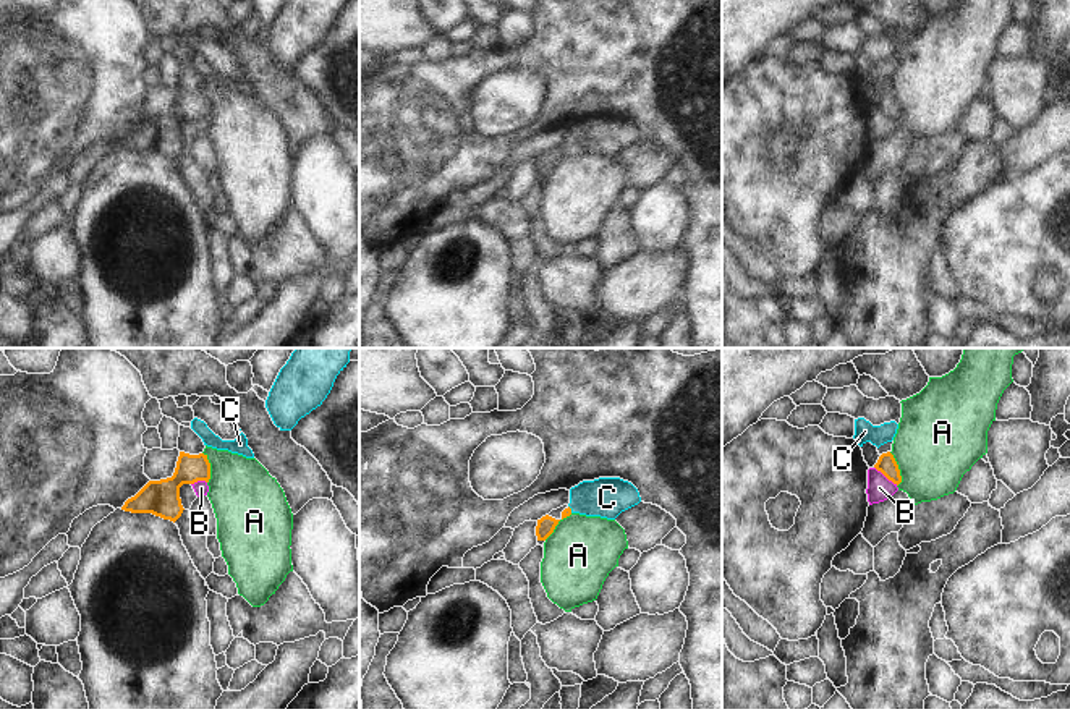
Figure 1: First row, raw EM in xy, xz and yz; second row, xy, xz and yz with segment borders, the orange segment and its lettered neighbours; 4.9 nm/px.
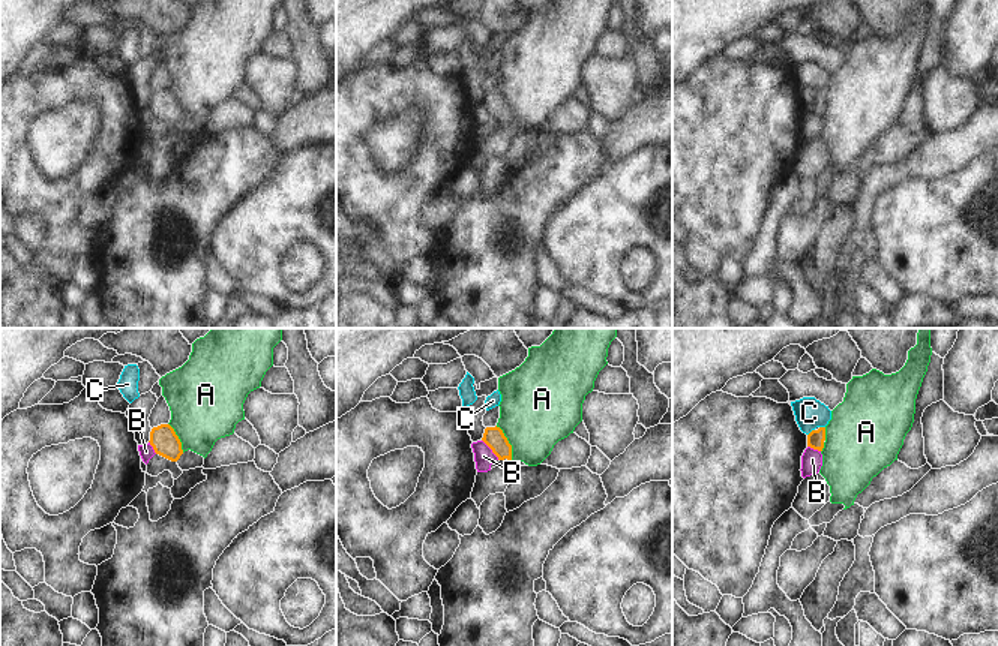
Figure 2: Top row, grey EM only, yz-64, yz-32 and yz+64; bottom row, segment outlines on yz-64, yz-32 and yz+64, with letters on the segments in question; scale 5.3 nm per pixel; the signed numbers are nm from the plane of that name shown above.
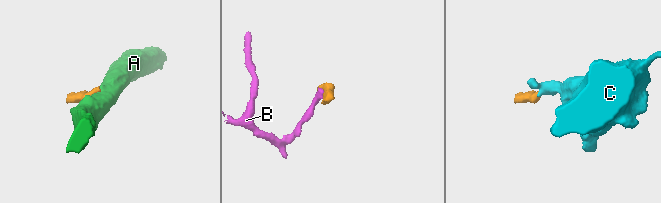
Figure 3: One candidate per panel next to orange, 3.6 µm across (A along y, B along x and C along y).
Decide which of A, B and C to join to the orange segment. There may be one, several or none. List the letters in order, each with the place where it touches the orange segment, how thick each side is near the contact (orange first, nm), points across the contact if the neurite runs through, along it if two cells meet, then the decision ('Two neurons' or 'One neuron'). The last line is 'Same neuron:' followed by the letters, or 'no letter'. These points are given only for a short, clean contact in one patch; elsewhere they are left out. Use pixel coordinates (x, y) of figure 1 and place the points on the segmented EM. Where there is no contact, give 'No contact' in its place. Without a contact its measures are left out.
A: Touches orange at yz (899, 470). Thickness 90 nm (orange) against 420 nm. Boundary: yz (889, 452), (900, 476), (897, 486). Two neurons
B: Touches orange at yz (886, 476). Thickness 90 nm (orange) against 120 nm. Boundary: yz (874, 467), (897, 484). Two neurons
C: Touches orange at xz (570, 509). Thickness 50 nm (orange) against 200 nm. Boundary: xz (568, 505), (572, 512). Two neurons
Same neuron: no letter

